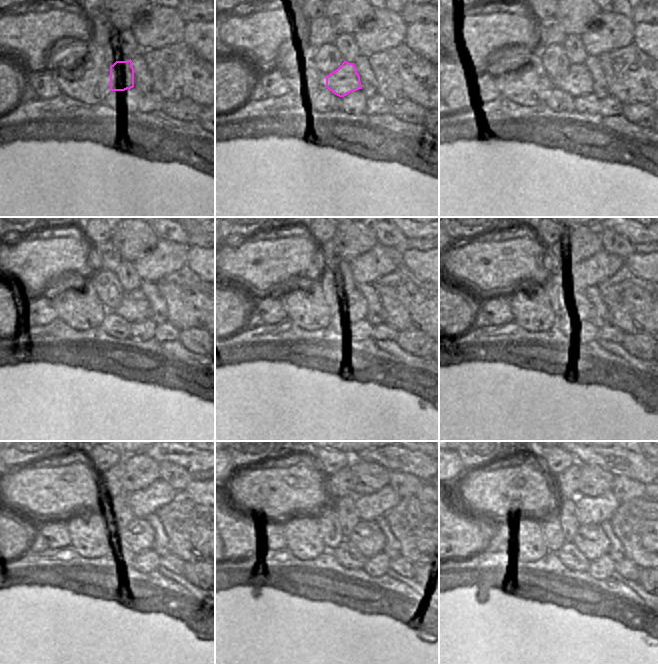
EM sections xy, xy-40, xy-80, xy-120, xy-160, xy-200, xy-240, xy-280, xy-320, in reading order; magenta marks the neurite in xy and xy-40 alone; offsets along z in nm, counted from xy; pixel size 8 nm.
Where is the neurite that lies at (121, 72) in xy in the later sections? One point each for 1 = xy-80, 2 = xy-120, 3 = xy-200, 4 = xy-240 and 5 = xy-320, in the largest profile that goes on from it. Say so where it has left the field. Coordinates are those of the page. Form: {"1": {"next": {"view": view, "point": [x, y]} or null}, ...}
{"1": {"next": {"view": "xy-80", "point": [577, 80]}}, "2": {"next": {"view": "xy-120", "point": [134, 307]}}, "3": {"next": {"view": "xy-200", "point": [583, 309]}}, "4": {"next": {"view": "xy-240", "point": [140, 532]}}, "5": {"next": {"view": "xy-320", "point": [591, 540]}}}

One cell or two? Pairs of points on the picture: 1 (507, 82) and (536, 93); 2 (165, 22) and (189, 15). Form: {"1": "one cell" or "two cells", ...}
{"1": "one cell", "2": "two cells"}

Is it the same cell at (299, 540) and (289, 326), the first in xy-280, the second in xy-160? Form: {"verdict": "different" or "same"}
{"verdict": "different"}

